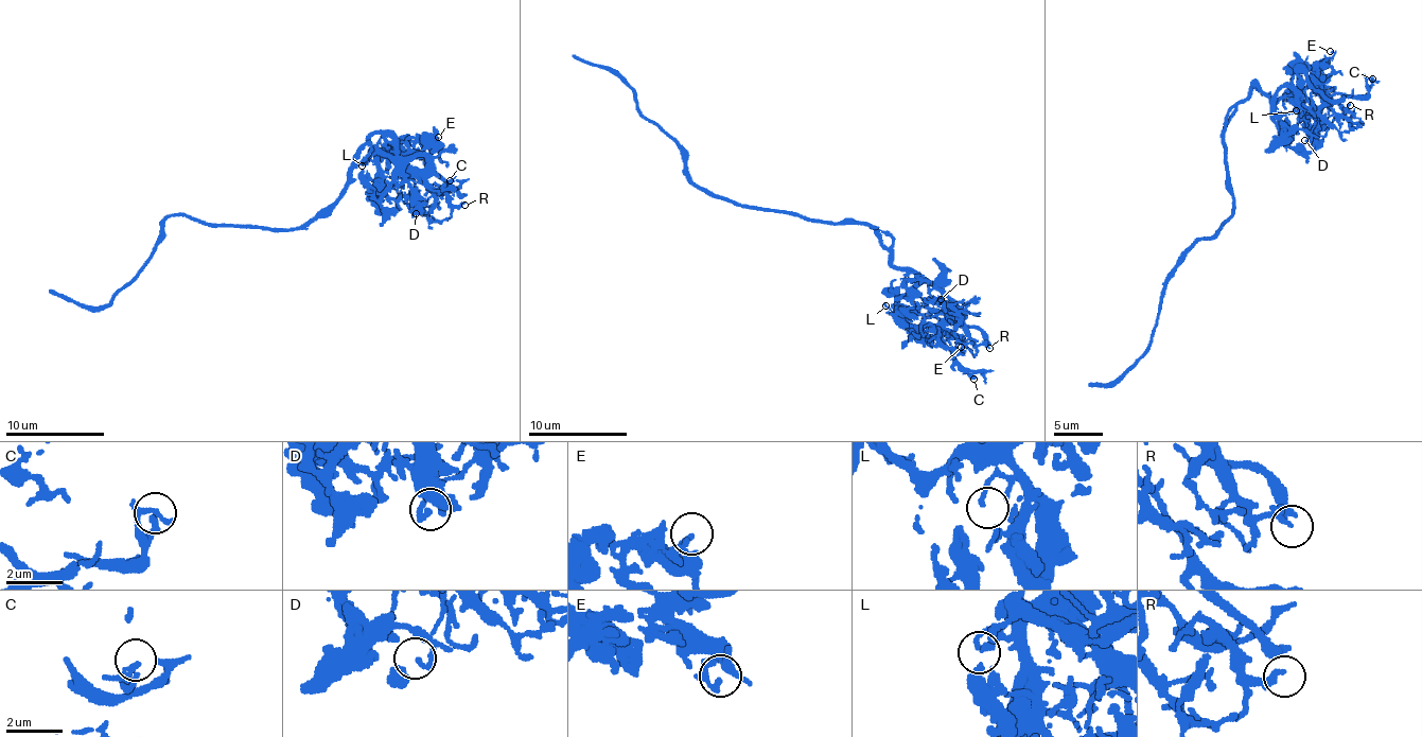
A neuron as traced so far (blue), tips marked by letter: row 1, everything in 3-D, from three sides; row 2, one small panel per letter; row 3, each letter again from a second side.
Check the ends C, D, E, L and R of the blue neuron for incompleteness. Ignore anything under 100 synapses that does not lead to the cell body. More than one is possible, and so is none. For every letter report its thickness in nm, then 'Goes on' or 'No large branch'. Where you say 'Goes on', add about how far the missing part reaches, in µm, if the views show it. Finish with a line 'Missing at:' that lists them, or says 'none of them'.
C: Thickness 180 nm. No large branch
D: Thickness 170 nm. No large branch
E: Thickness 130 nm. No large branch
L: Thickness 140 nm. No large branch
R: Thickness 170 nm. Goes on. Missing length about 20 µm
Missing at: R

